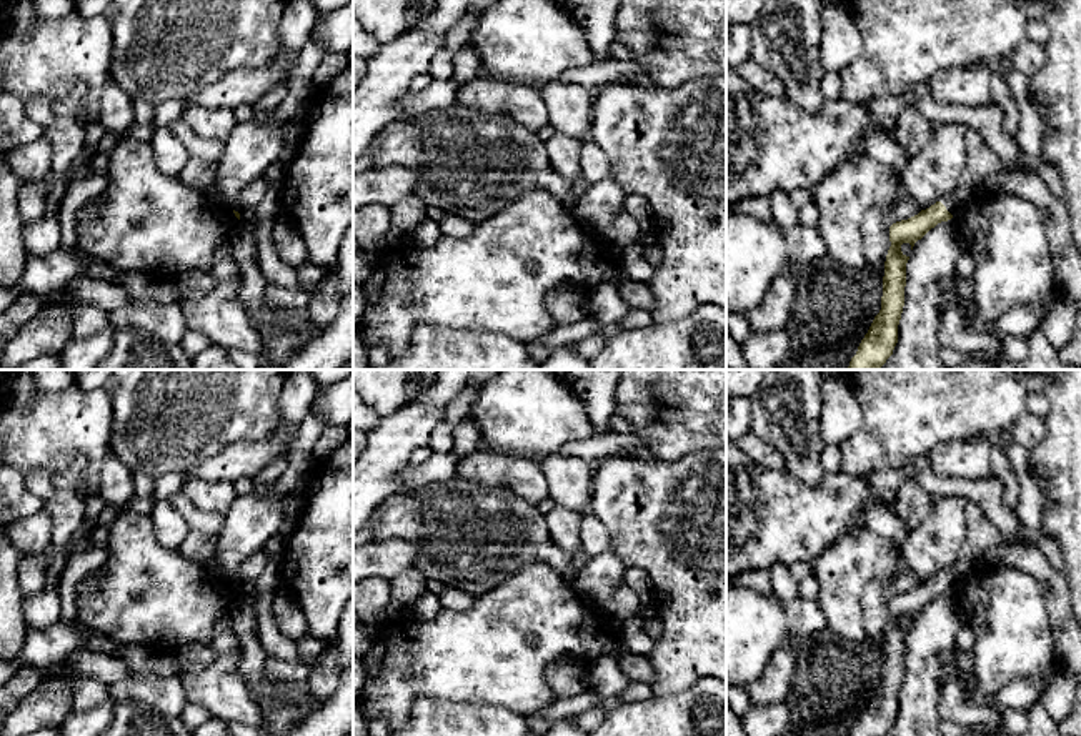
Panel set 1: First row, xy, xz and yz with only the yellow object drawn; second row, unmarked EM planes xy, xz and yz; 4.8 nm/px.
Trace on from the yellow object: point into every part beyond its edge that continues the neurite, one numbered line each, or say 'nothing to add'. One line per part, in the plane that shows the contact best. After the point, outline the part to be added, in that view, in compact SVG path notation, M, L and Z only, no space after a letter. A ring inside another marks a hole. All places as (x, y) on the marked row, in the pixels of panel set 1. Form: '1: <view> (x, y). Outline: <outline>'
1: yz (981, 162). Outline: M968 128L964 142L968 148L964 172L956 190L939 200L953 215L953 221L961 206L984 190L986 178L1004 168L998 155L984 143L983 137L976 130Z

